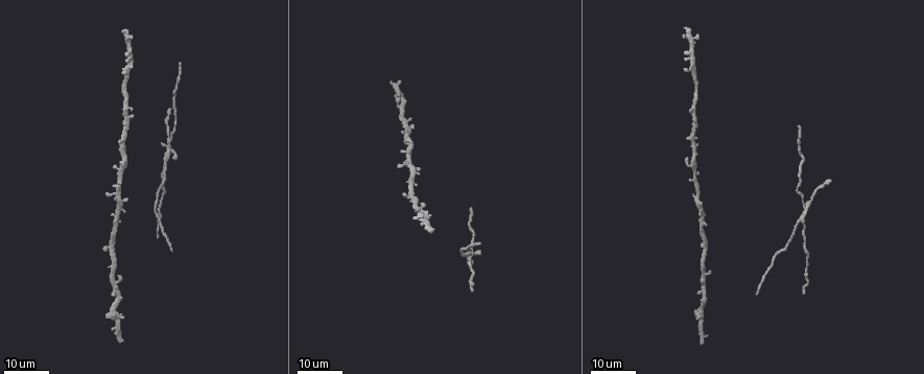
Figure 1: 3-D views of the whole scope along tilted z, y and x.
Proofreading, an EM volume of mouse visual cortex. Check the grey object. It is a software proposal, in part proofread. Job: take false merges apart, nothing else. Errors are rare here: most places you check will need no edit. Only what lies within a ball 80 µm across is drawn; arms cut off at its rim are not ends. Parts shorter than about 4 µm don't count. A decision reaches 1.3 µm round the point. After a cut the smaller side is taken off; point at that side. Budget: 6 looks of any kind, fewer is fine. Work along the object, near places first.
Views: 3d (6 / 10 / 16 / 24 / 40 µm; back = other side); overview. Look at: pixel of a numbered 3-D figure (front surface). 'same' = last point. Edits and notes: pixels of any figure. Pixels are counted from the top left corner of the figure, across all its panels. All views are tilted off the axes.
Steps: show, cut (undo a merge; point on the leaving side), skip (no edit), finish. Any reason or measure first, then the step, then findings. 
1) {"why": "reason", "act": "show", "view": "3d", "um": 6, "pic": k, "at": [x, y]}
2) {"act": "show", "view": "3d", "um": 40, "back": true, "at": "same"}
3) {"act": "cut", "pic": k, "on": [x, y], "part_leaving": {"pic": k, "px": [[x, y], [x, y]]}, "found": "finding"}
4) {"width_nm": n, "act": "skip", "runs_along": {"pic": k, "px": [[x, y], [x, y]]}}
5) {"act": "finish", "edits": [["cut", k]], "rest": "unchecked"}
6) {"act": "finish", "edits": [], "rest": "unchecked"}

{"why": "looks like a crossing", "act": "show", "view": "3d", "um": 16, "pic": 1, "at": [807, 209]}

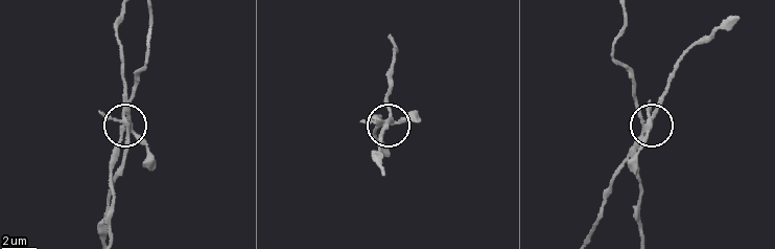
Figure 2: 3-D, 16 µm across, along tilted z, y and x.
{"why": "zoom in", "act": "show", "view": "3d", "um": 10, "pic": 2, "at": [130, 124]}

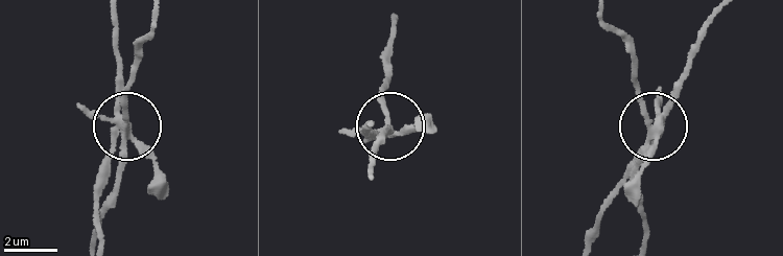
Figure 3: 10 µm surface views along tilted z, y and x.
{"act": "cut", "pic": 3, "on": [116, 89], "part_leaving": {"pic": 3, "px": [[123, 131], [99, 201], [102, 240]]}, "found": "a second cell is stuck on"}

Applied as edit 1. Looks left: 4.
{"why": "thick turns thin", "act": "show", "view": "3d", "um": 24, "pic": 1, "at": [473, 237]}

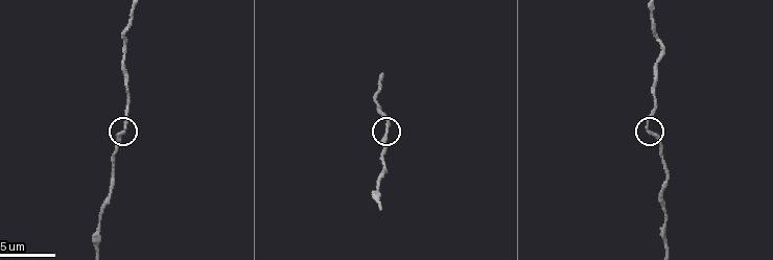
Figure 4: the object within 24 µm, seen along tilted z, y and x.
{"why": "zoom in", "act": "show", "view": "3d", "um": 6, "pic": 4, "at": [123, 133]}

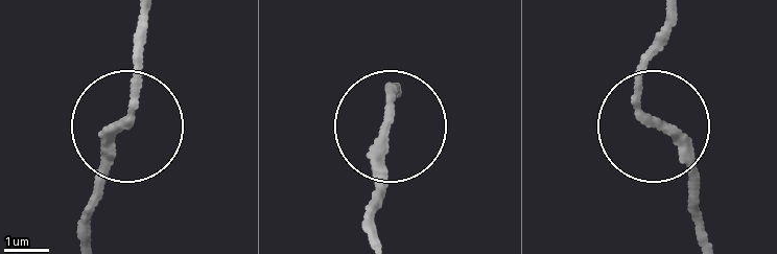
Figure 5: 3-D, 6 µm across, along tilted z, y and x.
{"act": "show", "view": "3d", "um": 6, "back": true, "pic": 5, "at": [385, 122]}

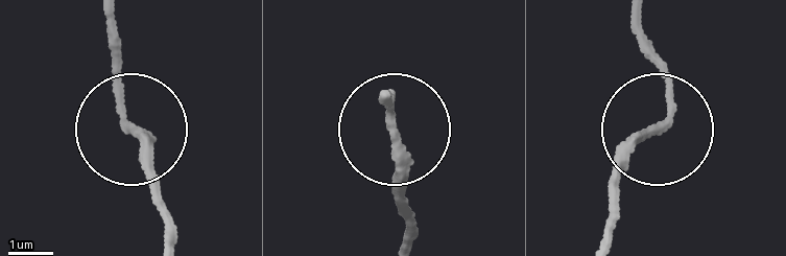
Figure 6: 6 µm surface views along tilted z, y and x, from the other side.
{"act": "skip", "found": "continuous, no second cell"}

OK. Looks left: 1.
{"act": "finish", "edits": [["cut", 3]], "rest": "unchecked"}

